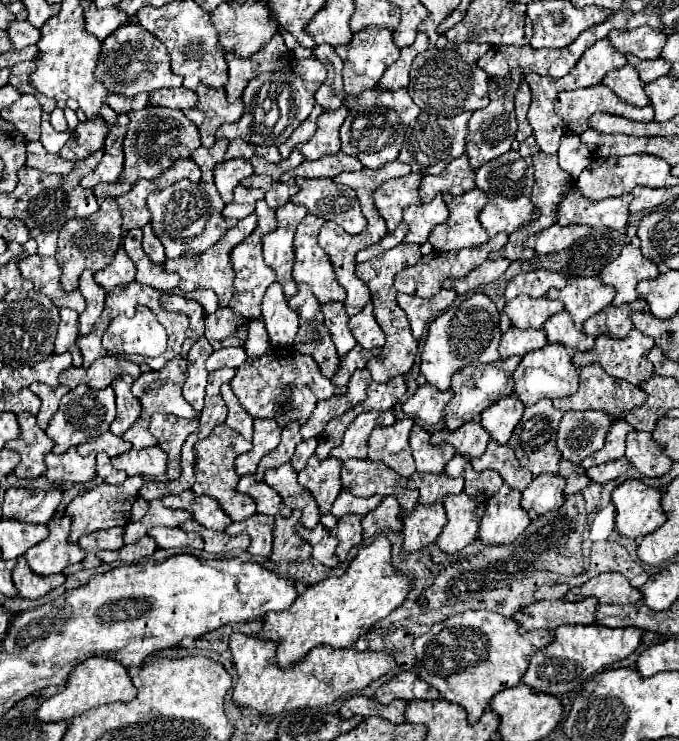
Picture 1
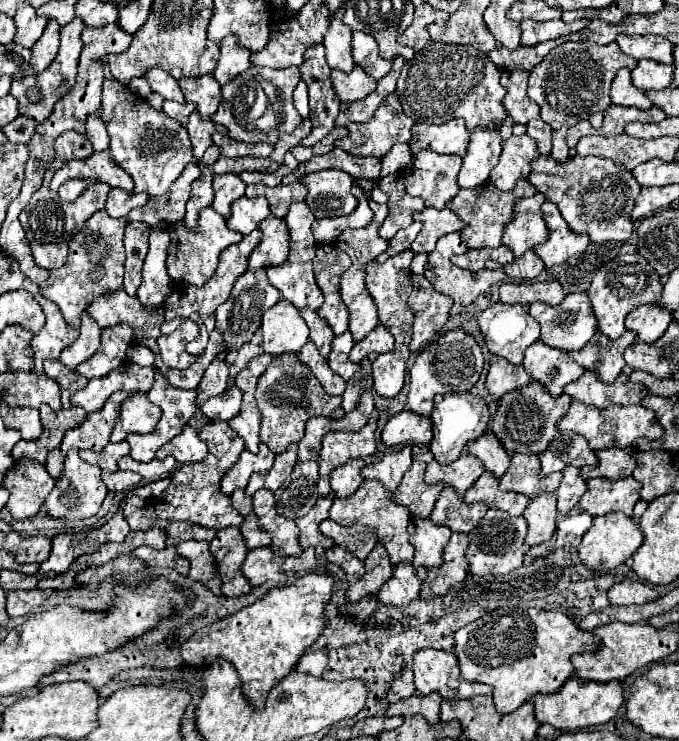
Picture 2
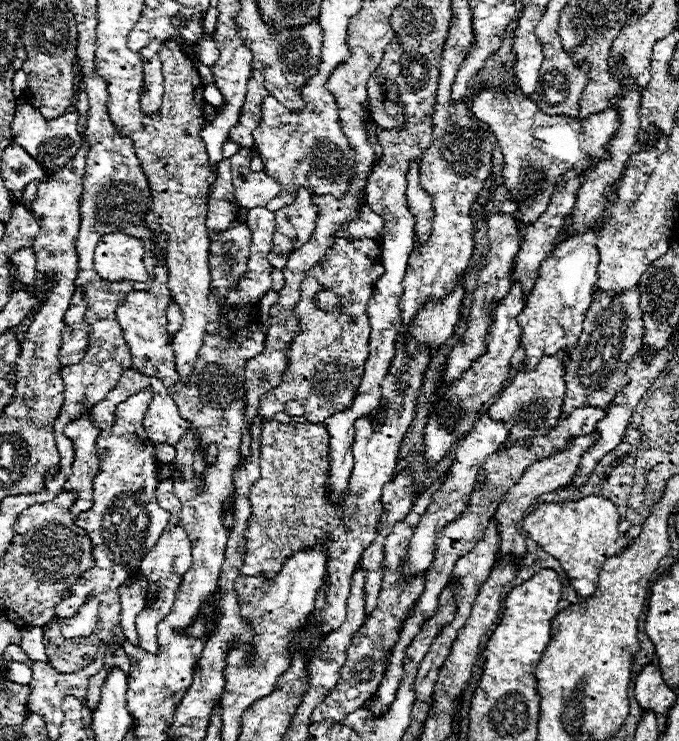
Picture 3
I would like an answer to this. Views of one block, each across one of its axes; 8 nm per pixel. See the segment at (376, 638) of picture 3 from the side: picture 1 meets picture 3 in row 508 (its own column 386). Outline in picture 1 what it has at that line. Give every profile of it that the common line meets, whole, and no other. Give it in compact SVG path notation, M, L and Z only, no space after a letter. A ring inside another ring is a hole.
M362 412L354 418L354 422L346 428L342 444L336 446L330 456L338 460L348 460L348 458L368 458L368 436L376 426L390 426L394 424L394 412Z

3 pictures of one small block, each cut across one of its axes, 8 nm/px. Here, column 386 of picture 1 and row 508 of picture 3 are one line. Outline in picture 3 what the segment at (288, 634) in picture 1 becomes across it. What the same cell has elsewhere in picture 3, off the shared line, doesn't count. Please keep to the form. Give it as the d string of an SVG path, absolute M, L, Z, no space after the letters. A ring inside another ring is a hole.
M586 496L578 502L566 502L566 504L540 504L536 512L532 512L528 518L522 520L522 530L548 552L554 556L566 576L570 586L576 590L578 596L590 598L598 584L598 572L602 564L618 556L630 542L626 534L618 530L620 518L616 512L616 506L602 496Z

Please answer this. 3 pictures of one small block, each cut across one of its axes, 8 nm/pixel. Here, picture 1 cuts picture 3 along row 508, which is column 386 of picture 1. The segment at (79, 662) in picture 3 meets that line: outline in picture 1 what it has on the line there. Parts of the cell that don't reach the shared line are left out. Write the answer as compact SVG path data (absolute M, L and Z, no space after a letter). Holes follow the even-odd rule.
M378 88L364 90L364 94L348 96L344 100L344 104L348 106L350 114L346 116L346 120L340 128L342 152L358 158L362 162L362 166L366 166L370 170L378 170L380 166L394 162L398 158L406 128L420 114L418 106L412 102L406 88L400 88L400 90L378 90Z

